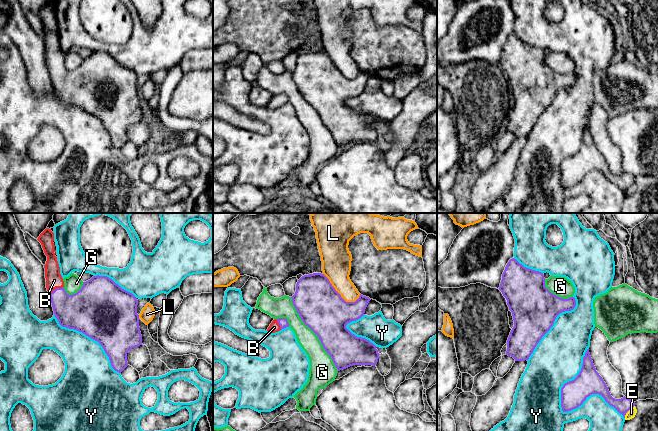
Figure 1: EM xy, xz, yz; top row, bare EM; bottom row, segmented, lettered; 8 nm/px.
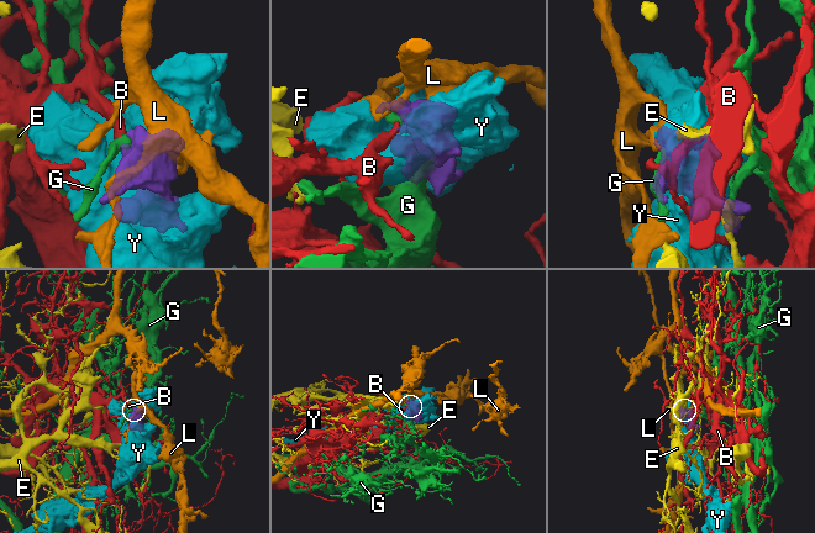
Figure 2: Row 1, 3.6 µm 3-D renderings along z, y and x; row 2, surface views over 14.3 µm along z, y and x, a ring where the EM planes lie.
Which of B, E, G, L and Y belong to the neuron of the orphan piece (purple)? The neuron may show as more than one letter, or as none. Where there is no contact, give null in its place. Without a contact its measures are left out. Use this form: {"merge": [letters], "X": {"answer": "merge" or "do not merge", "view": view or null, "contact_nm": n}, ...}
{"merge": ["B"], "B": {"answer": "merge", "view": "xy", "contact_nm": 140}, "E": {"answer": "do not merge", "view": "yz", "contact_nm": 130}, "G": {"answer": "do not merge", "view": "xz", "contact_nm": 700}, "L": {"answer": "do not merge", "view": "xz", "contact_nm": 360}, "Y": {"answer": "do not merge", "view": "yz", "contact_nm": 650}}

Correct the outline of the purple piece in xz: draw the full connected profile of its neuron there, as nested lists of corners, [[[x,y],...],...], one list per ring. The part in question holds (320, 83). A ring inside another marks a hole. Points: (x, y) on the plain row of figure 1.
[[[313,49],[304,51],[298,56],[296,68],[291,74],[301,96],[318,112],[338,147],[353,141],[377,140],[380,130],[376,122],[365,114],[355,112],[346,104],[348,99],[364,92],[371,76],[369,73],[360,70],[355,78],[346,78],[324,50]]]

